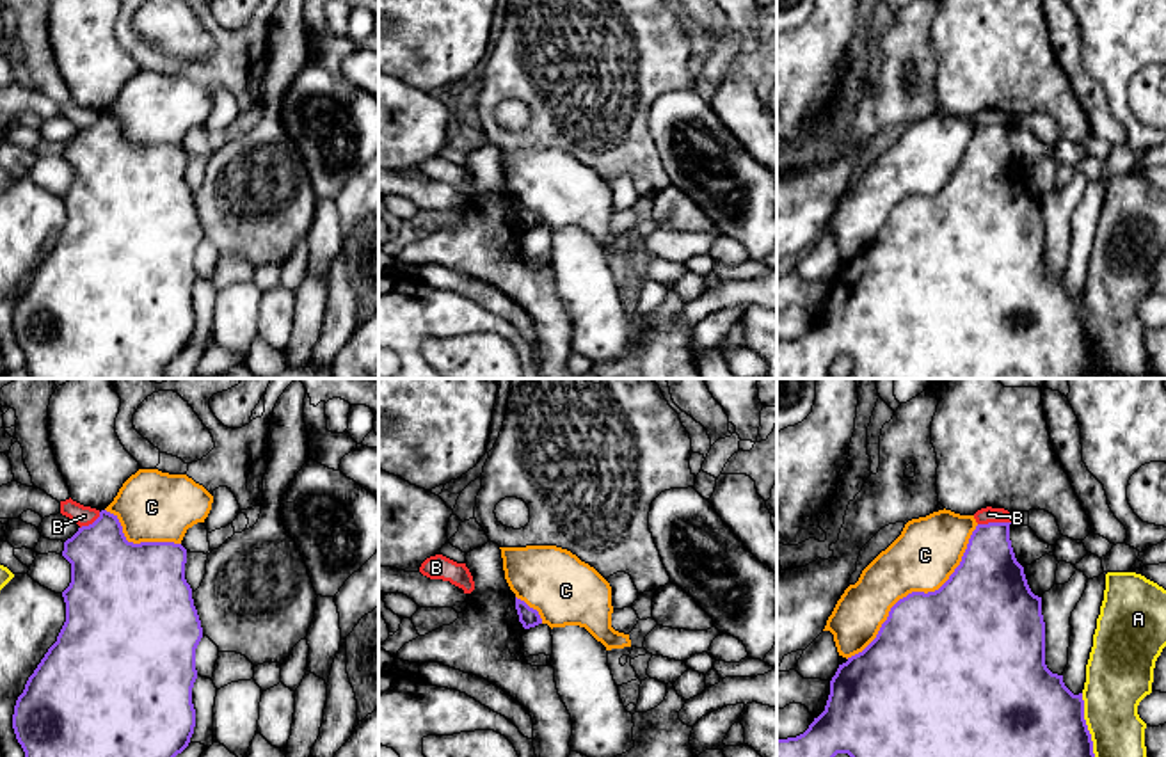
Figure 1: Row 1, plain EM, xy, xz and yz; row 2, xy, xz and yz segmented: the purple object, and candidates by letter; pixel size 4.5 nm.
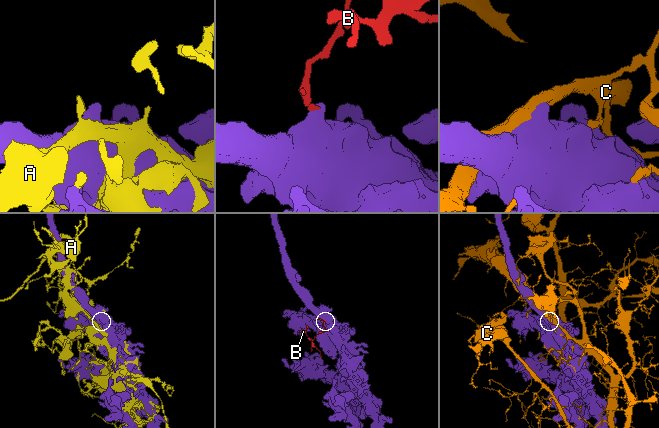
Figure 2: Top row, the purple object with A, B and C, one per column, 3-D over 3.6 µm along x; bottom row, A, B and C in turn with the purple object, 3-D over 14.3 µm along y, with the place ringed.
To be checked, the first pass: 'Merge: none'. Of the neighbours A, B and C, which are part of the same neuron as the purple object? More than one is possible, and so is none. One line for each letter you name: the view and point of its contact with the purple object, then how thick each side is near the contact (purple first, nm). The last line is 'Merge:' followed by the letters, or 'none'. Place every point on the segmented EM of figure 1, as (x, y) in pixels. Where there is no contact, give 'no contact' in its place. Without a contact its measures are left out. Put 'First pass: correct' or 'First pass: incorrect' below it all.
Merge: none
First pass: correct

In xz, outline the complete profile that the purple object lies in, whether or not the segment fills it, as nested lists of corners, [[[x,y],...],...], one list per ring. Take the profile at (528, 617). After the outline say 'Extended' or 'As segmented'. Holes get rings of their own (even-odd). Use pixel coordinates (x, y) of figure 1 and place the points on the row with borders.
[[[515,597],[515,610],[519,615],[519,622],[524,629],[535,627],[542,624],[542,618],[537,610],[530,608],[524,601]]]. As segmented

